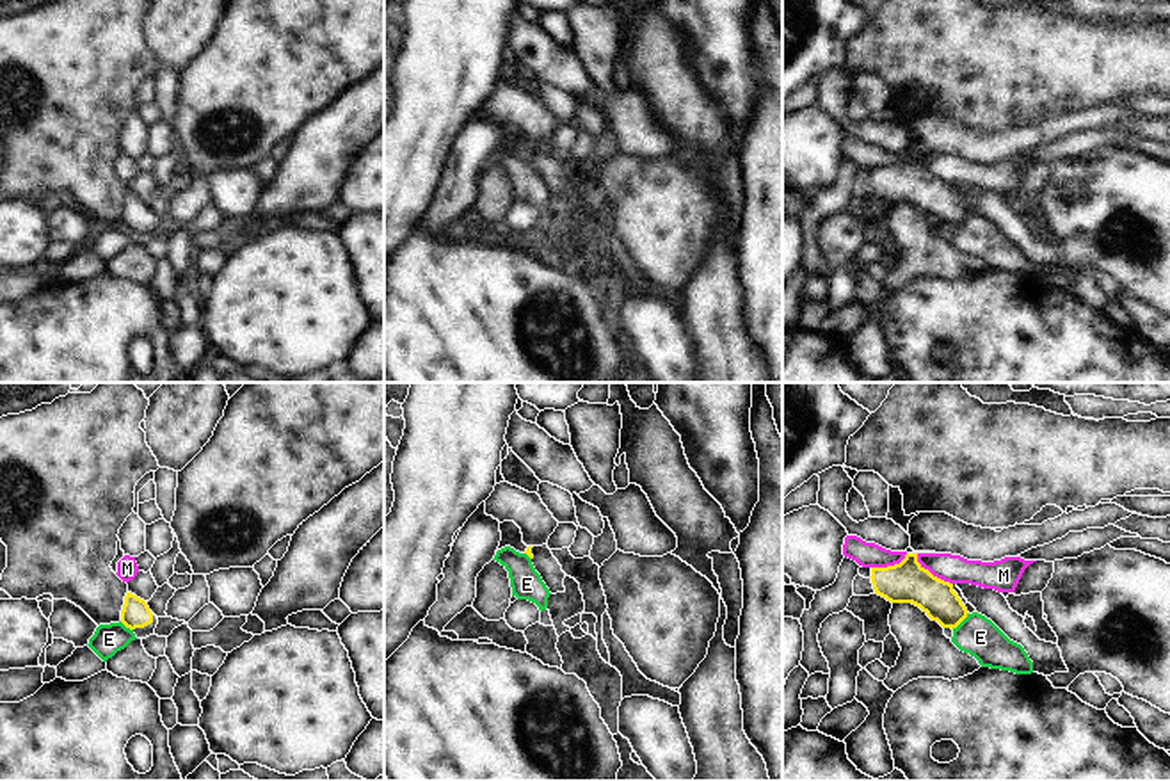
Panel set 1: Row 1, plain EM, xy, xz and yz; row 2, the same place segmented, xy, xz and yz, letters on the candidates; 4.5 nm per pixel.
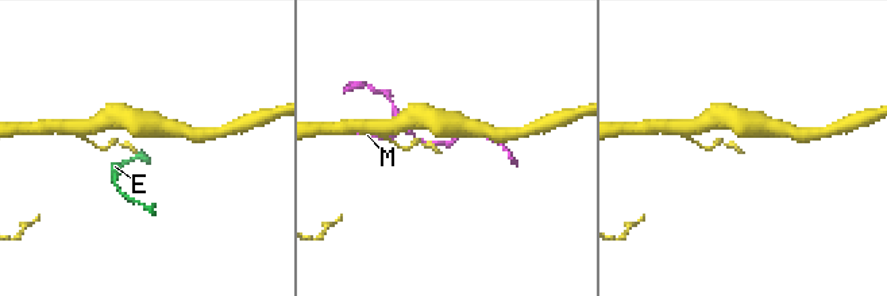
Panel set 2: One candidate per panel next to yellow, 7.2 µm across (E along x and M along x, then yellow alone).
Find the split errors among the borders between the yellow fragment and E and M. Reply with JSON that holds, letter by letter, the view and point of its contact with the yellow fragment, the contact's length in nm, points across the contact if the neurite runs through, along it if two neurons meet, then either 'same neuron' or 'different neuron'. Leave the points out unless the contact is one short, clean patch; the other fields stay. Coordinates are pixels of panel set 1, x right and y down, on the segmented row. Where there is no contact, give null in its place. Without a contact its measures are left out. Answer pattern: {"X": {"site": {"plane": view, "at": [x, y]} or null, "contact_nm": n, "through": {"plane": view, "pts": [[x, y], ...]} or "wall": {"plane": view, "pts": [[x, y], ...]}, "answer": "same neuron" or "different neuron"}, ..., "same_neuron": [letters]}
{"E": {"site": {"plane": "yz", "at": [961, 621]}, "contact_nm": 110, "wall": {"plane": "yz", "pts": [[968, 612], [952, 628]]}, "answer": "different neuron"}, "M": {"site": {"plane": "yz", "at": [930, 573]}, "contact_nm": 220, "wall": {"plane": "yz", "pts": [[916, 554], [916, 559], [925, 568], [952, 584]]}, "answer": "different neuron"}, "same_neuron": []}

